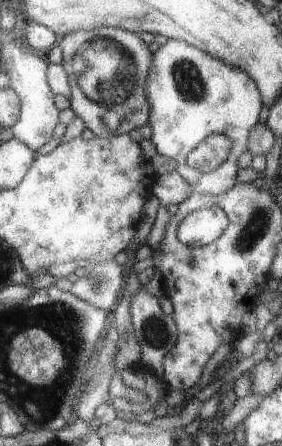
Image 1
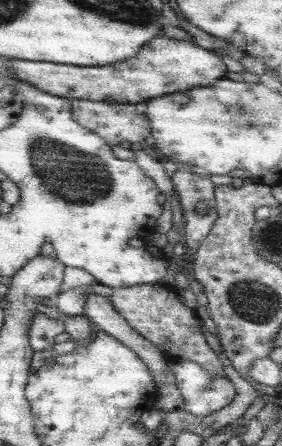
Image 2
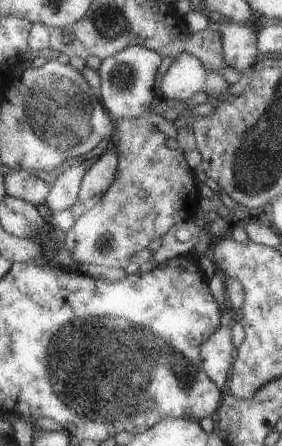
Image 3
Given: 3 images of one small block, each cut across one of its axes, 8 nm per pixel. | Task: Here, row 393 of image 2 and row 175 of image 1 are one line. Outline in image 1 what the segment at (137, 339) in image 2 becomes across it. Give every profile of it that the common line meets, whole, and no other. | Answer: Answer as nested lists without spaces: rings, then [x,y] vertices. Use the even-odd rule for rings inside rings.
[[[179,172],[163,174],[153,184],[153,196],[161,202],[161,206],[171,206],[171,204],[181,206],[193,194],[195,192],[193,192],[191,184]]]

